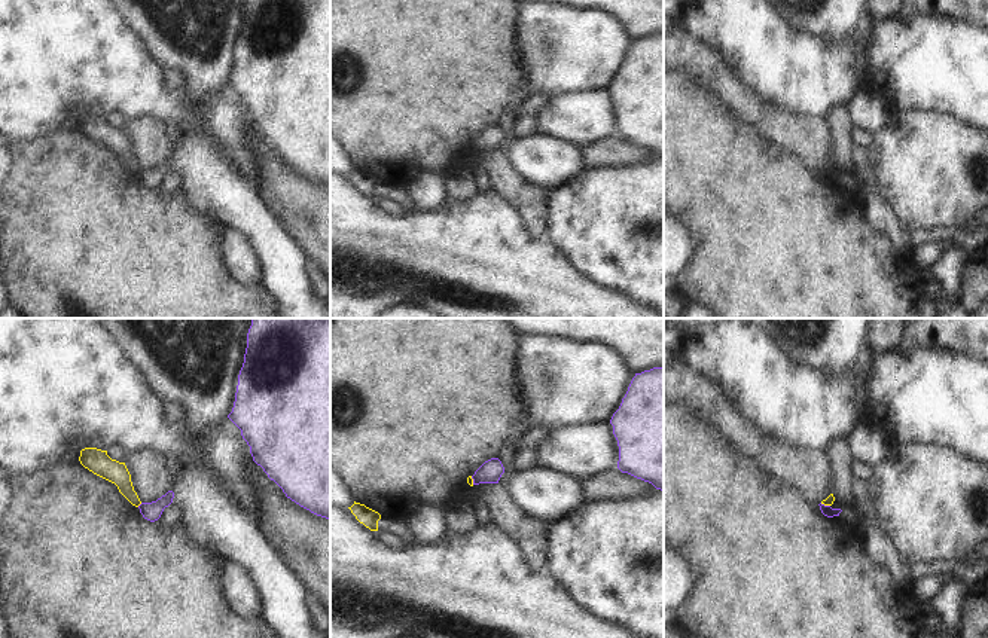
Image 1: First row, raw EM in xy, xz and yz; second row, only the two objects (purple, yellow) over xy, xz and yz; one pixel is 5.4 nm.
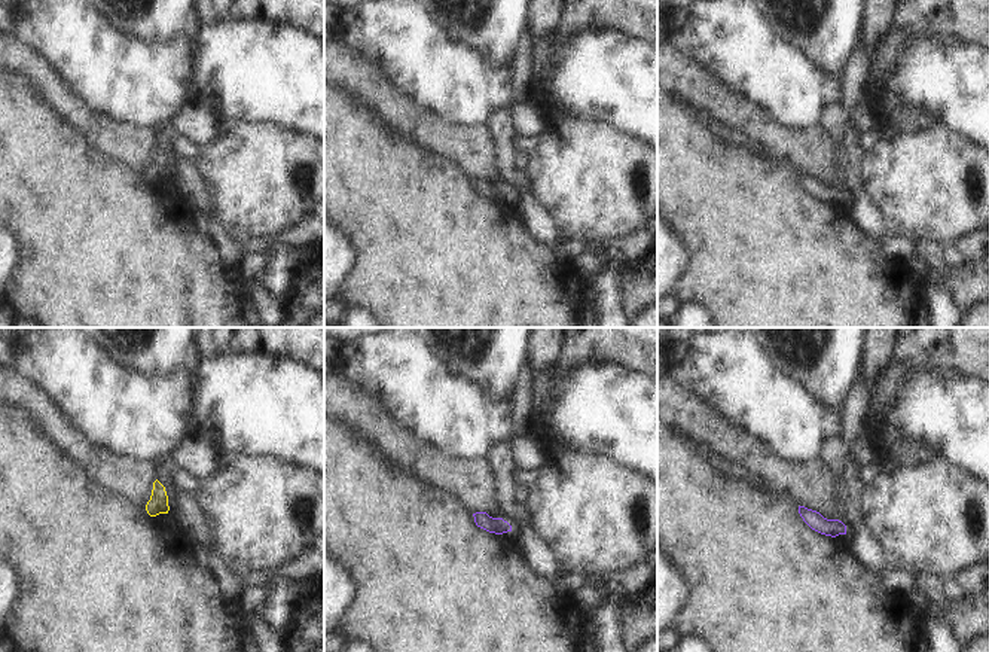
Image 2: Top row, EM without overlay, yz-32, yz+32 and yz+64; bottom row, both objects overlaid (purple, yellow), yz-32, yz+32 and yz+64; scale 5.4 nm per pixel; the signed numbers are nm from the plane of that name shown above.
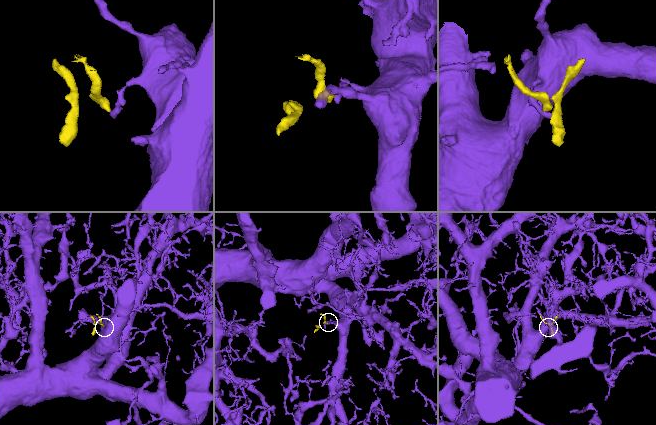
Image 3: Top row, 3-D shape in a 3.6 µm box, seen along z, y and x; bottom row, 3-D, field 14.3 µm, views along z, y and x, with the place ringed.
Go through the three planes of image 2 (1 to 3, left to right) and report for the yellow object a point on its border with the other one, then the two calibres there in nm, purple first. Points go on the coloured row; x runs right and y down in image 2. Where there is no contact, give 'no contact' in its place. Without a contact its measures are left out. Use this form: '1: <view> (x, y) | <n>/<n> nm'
1: no contact
2: no contact
3: no contact

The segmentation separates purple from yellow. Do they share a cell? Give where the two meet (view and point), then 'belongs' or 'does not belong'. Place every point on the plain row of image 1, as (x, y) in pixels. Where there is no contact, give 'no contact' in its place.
xy (140, 171) | does not belong

